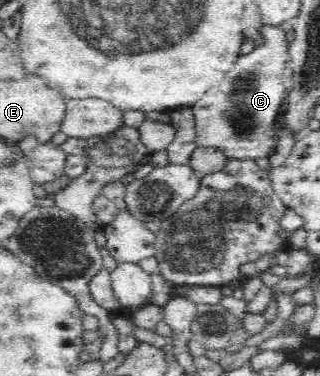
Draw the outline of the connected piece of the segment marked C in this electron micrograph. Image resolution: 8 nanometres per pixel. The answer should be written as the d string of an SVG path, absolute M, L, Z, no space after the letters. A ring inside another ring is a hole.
M262 25L259 33L263 34L264 43L255 47L251 53L240 55L233 69L225 73L199 101L191 106L196 123L195 142L197 142L197 146L219 149L229 160L261 161L262 158L269 159L273 155L279 140L277 134L280 133L277 128L275 129L275 121L282 114L282 107L287 95L287 90L280 82L283 70L289 66L290 43L287 43L285 39L286 32L287 30L282 26Z

